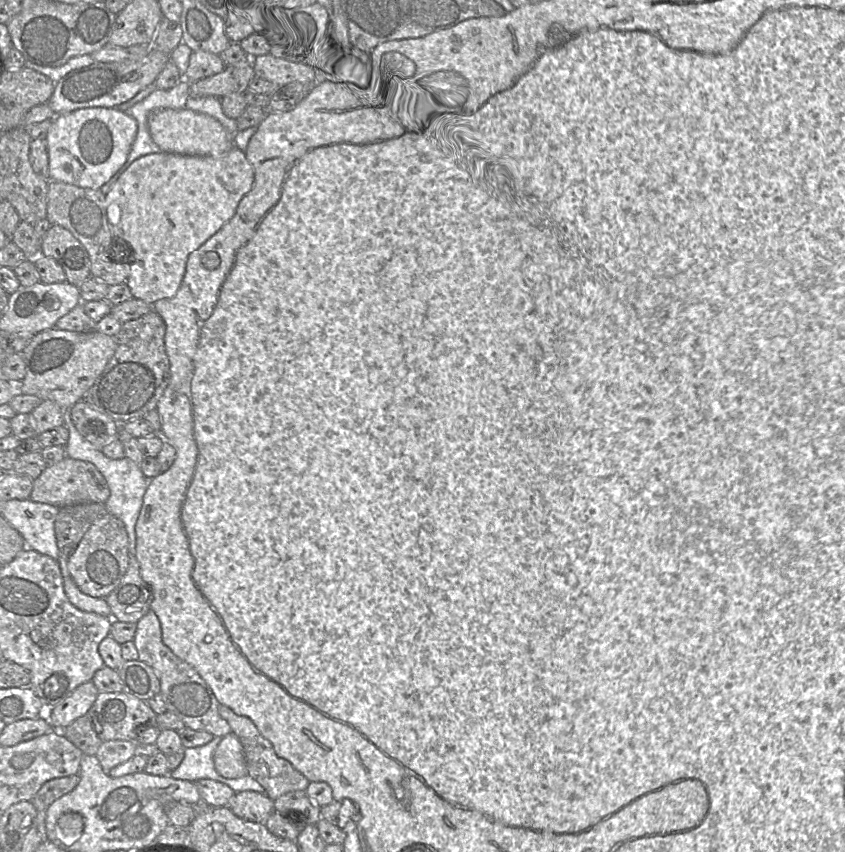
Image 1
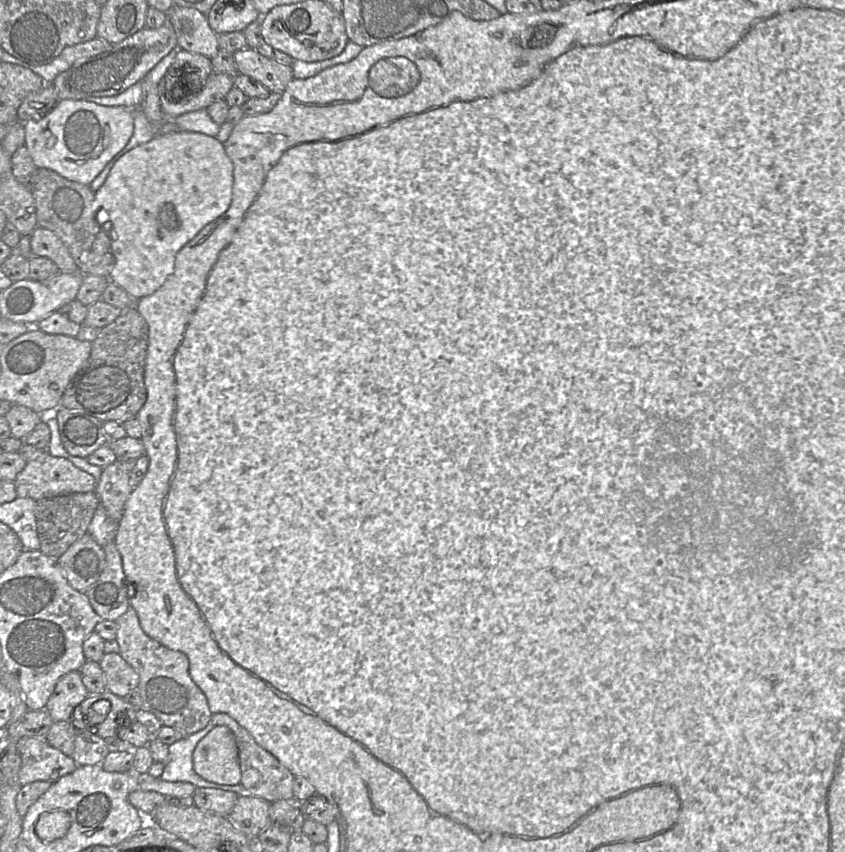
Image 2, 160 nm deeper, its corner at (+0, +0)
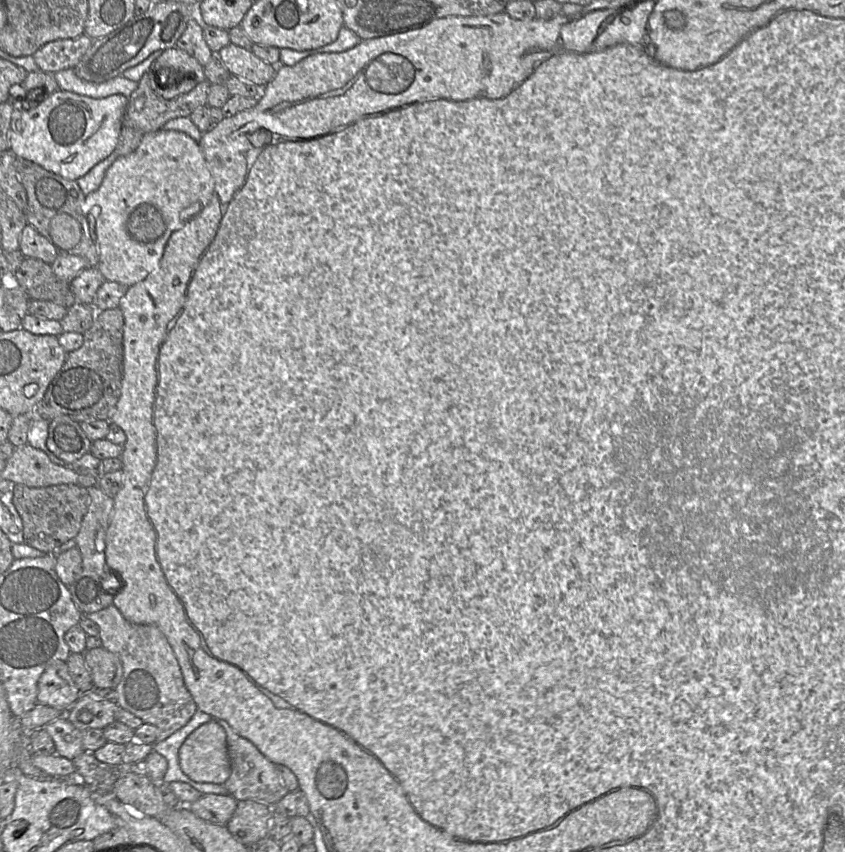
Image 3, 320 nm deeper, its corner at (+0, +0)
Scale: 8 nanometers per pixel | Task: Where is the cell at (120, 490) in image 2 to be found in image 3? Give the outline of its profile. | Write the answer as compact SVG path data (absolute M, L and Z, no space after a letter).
M98 485L90 487L88 491L89 507L82 520L80 531L75 537L76 546L82 555L82 570L73 583L66 585L73 602L83 614L97 612L112 605L114 594L118 591L118 587L115 587L116 580L113 579L116 575L107 566L105 556L106 532L114 507L114 499L104 493Z

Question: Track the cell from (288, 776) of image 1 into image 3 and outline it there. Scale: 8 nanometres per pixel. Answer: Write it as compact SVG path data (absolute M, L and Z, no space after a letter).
M212 718L224 728L231 767L230 777L223 786L236 801L256 800L265 804L275 804L289 791L281 780L277 766L268 760L249 740L238 735L224 720Z

